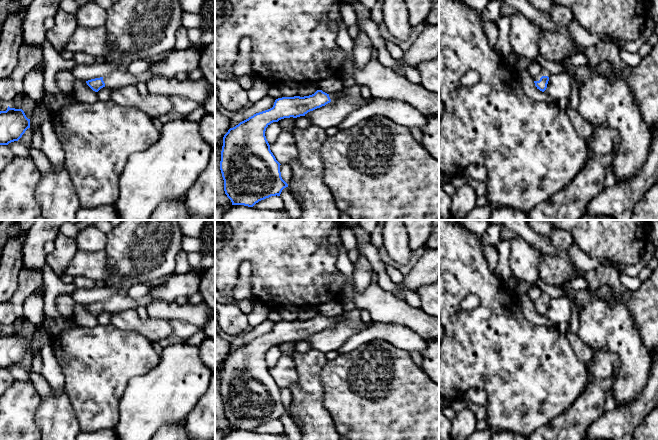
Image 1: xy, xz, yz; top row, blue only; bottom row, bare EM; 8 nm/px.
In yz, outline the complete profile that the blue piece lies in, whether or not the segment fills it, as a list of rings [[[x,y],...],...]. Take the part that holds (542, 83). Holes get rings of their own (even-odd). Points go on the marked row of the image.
[[[542,69],[539,75],[534,79],[537,89],[542,92],[546,90],[550,75],[551,74],[547,70]]]

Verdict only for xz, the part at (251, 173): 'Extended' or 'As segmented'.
Extended

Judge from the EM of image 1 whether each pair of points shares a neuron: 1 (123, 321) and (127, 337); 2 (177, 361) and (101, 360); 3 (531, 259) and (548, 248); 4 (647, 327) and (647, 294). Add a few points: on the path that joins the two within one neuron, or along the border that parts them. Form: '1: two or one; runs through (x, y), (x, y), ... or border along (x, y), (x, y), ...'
1: two; border along (110, 322), (120, 329), (135, 330), (147, 339)
2: two; border along (160, 356), (160, 361), (152, 369), (140, 375)
3: two; border along (521, 238), (539, 253)
4: one; runs through (647, 319), (647, 302)

